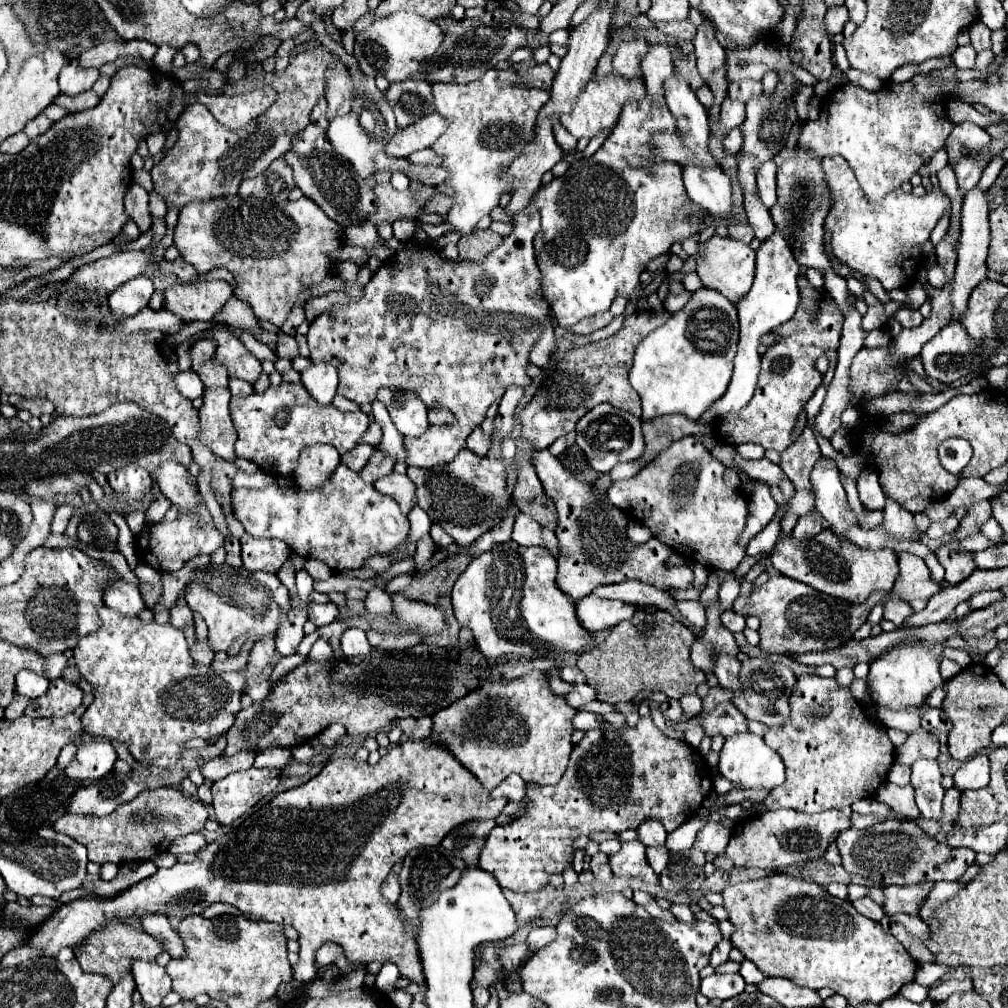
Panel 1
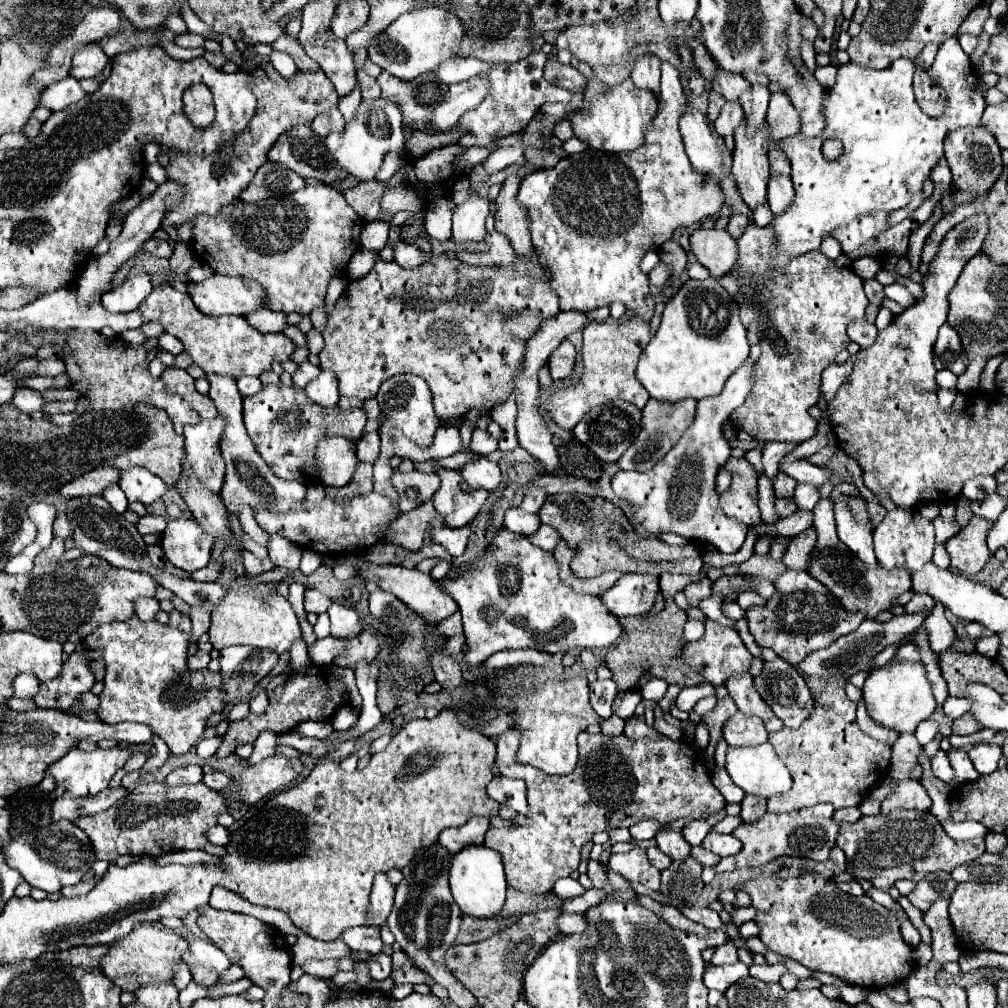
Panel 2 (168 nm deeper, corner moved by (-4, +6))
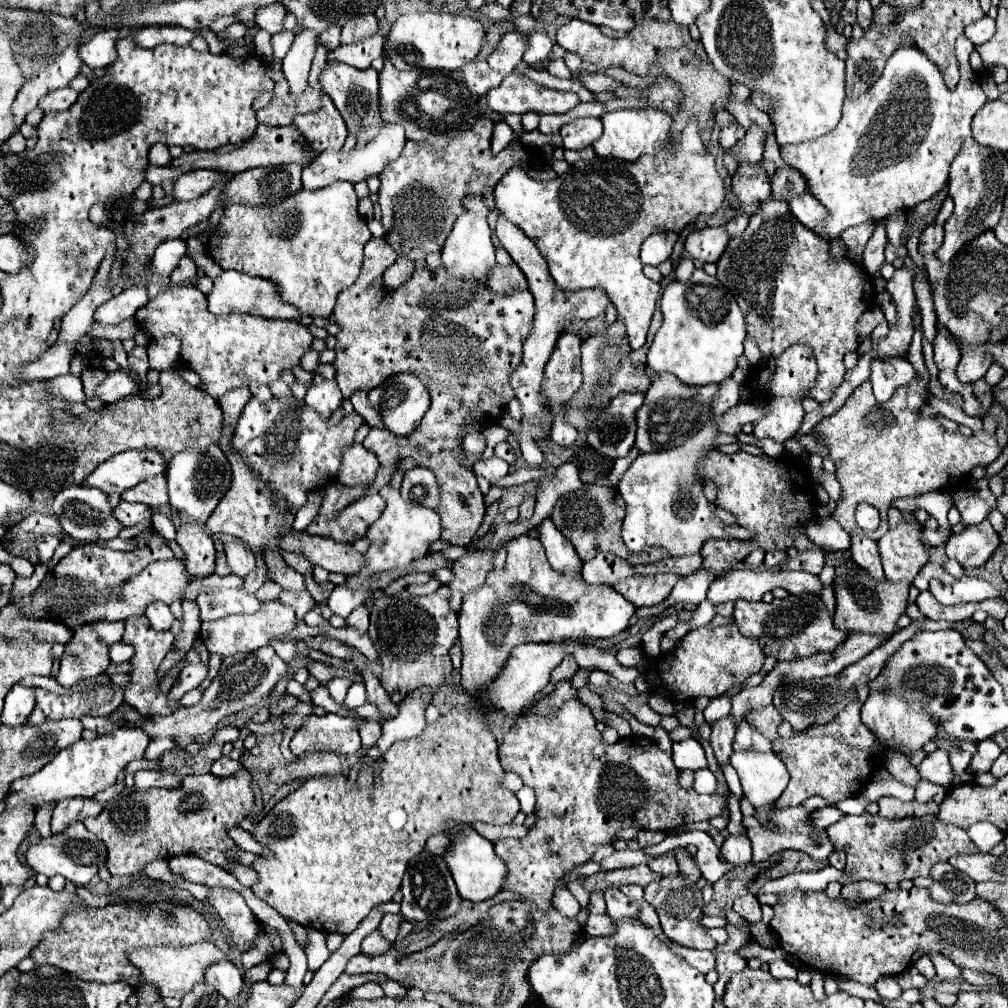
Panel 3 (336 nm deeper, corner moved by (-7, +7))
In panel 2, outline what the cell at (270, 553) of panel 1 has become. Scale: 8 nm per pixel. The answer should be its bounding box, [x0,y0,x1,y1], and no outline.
[242,549,274,575]

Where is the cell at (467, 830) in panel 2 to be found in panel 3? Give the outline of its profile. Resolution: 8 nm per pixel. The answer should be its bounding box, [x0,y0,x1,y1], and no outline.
[425,832,451,856]

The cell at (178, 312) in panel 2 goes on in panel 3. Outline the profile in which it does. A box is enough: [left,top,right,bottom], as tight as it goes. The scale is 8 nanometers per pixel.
[135,286,313,398]

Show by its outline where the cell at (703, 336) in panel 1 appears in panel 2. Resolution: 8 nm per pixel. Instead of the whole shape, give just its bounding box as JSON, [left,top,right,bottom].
[636,277,748,403]

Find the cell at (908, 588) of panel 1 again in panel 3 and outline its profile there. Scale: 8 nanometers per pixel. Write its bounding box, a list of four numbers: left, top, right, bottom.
[931,576,1003,606]

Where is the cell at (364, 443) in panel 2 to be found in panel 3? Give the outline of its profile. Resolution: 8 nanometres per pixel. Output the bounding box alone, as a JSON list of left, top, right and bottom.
[333,238,533,546]

